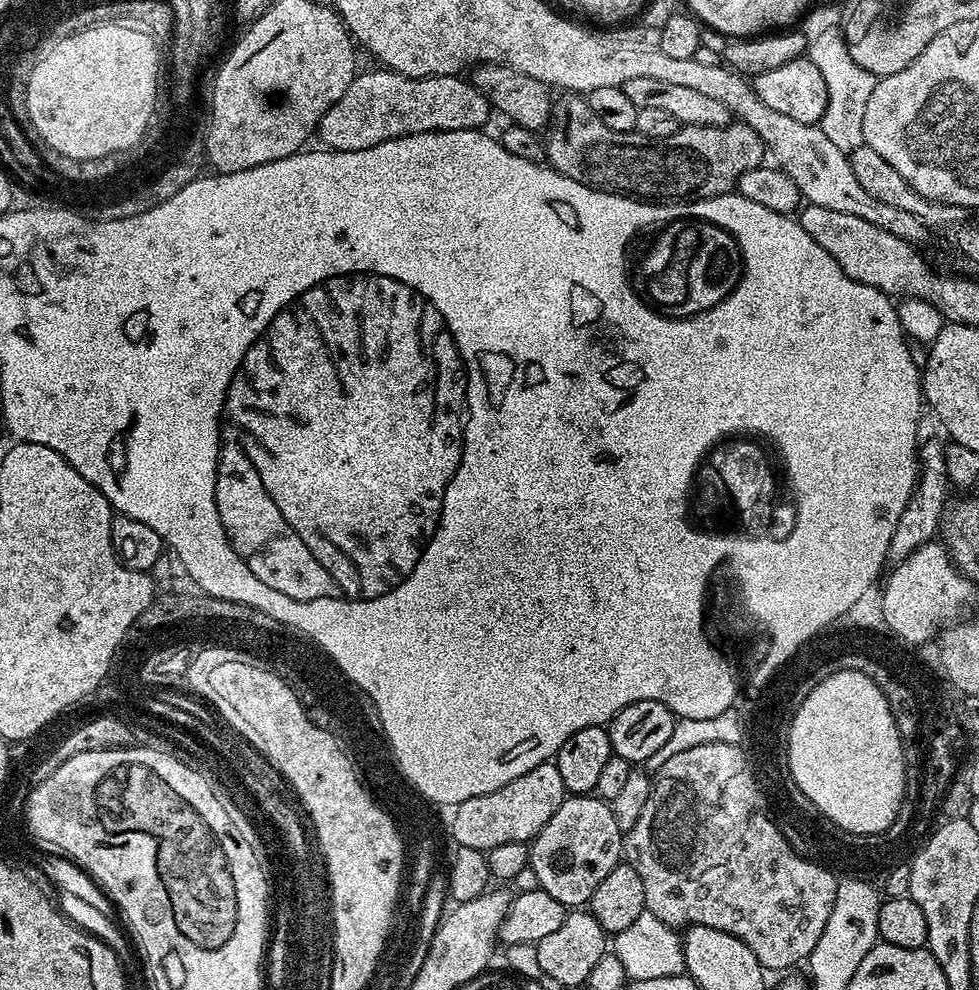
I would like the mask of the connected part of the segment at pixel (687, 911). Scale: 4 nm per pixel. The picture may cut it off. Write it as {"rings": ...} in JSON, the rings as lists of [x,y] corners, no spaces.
{"rings":[[[690,746],[688,754],[682,750],[682,754],[674,754],[674,758],[667,760],[654,773],[650,798],[646,798],[638,822],[626,833],[646,890],[646,911],[675,930],[701,924],[734,934],[734,938],[754,950],[754,958],[758,958],[765,970],[795,969],[792,968],[795,964],[803,965],[807,961],[814,946],[818,946],[818,938],[822,938],[822,930],[826,930],[830,910],[834,910],[838,876],[832,873],[835,871],[831,867],[806,862],[789,852],[776,829],[756,808],[756,792],[752,792],[752,779],[747,778],[745,760],[732,758],[735,749],[720,752],[726,754],[718,754],[722,762],[732,762],[732,766],[740,768],[688,768],[692,760],[700,766],[700,754],[706,754],[702,746]]]}

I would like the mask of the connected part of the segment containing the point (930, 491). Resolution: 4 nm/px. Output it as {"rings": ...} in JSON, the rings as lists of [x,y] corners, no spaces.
{"rings":[[[924,439],[919,441],[918,483],[910,498],[908,508],[898,522],[898,530],[894,530],[894,538],[890,542],[890,550],[888,551],[889,561],[899,562],[906,559],[914,550],[929,543],[935,537],[932,536],[935,532],[937,535],[941,531],[946,505],[949,503],[948,488],[950,489],[948,471],[946,470],[945,447],[945,441]]]}

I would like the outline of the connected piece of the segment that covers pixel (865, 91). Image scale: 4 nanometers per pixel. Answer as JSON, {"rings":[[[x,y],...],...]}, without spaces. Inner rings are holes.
{"rings":[[[832,24],[822,29],[816,36],[813,35],[806,54],[808,59],[814,62],[814,66],[821,71],[826,83],[827,106],[819,122],[820,129],[834,146],[850,154],[864,144],[863,115],[866,114],[866,104],[870,100],[870,94],[876,89],[878,78],[868,70],[863,70],[850,57],[849,48],[845,44],[839,25]]]}

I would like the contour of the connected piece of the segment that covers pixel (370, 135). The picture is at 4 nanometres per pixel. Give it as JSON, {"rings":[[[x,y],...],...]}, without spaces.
{"rings":[[[376,66],[373,72],[361,71],[346,86],[346,94],[326,110],[318,129],[318,140],[320,136],[325,149],[349,152],[414,134],[483,129],[494,109],[473,84],[460,79],[464,78],[459,75],[414,78],[383,66]]]}

